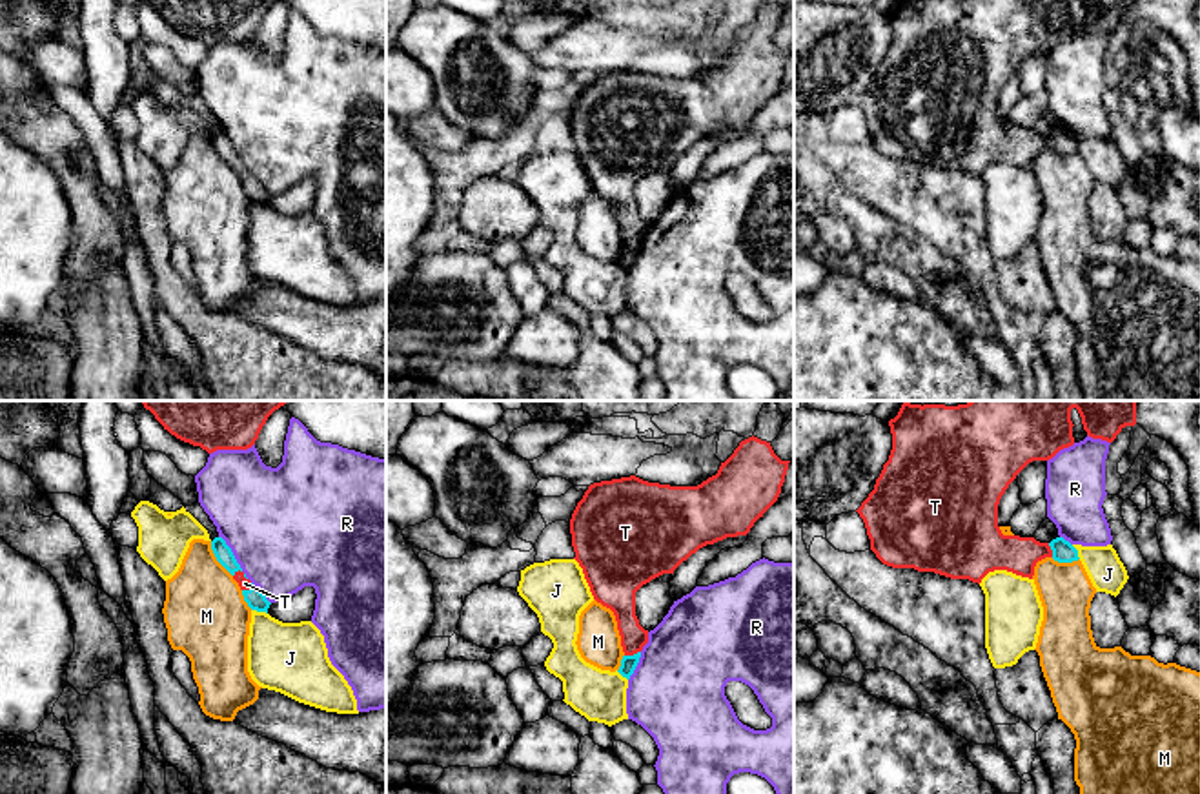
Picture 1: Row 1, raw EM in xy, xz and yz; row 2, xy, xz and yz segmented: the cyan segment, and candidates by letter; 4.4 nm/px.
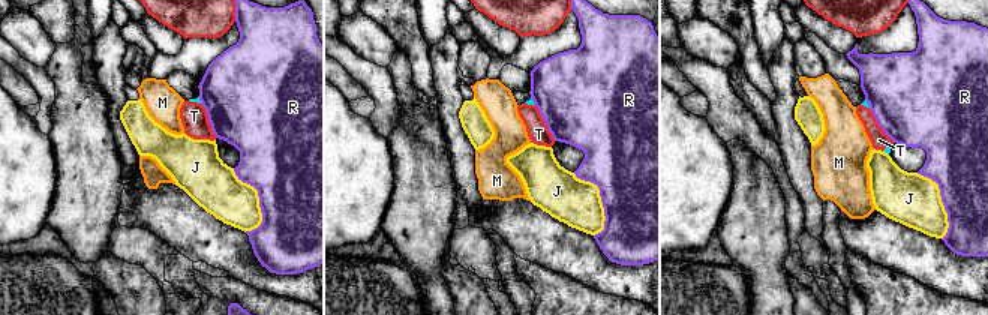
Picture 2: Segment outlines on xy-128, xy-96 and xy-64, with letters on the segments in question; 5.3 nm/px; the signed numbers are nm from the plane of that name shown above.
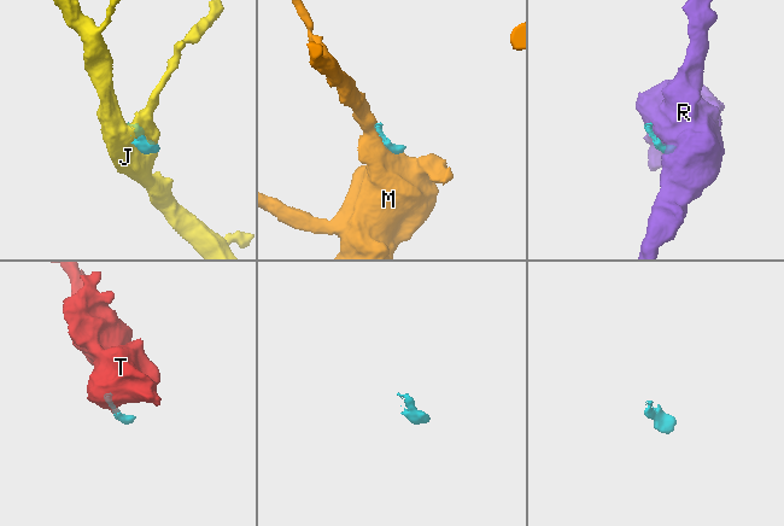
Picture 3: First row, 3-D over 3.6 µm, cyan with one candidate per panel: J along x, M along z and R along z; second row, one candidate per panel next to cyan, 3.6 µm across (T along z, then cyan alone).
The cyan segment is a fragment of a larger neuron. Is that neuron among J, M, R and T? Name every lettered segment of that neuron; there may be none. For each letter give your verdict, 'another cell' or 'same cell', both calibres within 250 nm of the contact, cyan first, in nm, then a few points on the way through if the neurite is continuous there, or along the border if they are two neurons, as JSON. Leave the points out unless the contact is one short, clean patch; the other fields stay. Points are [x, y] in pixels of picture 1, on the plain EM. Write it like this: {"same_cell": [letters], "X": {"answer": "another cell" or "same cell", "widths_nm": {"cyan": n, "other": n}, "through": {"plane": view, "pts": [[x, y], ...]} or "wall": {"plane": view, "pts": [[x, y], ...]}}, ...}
{"same_cell": ["T"], "J": {"answer": "another cell", "widths_nm": {"cyan": 90, "other": 320}}, "M": {"answer": "another cell", "widths_nm": {"cyan": 80, "other": 360}}, "R": {"answer": "another cell", "widths_nm": {"cyan": 80, "other": 480}}, "T": {"answer": "same cell", "widths_nm": {"cyan": 80, "other": 50}, "through": {"plane": "xy", "pts": [[223, 144], [241, 162], [244, 175]]}}}

